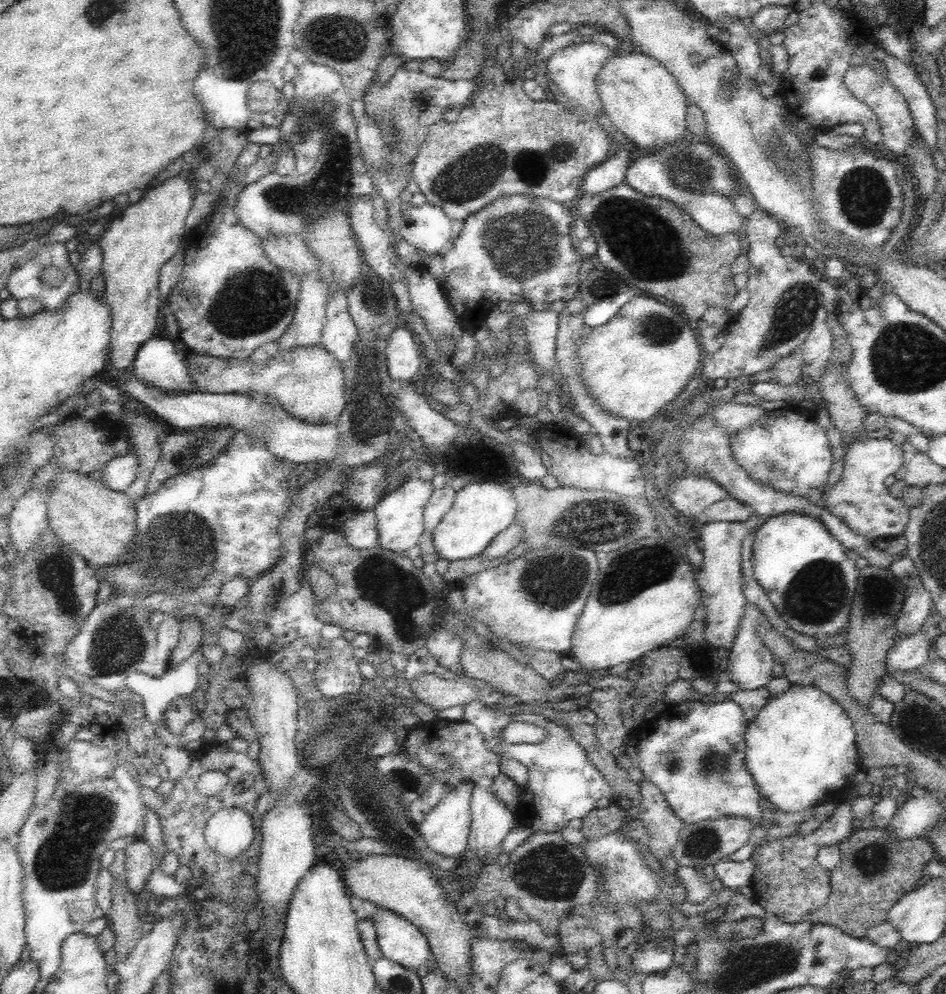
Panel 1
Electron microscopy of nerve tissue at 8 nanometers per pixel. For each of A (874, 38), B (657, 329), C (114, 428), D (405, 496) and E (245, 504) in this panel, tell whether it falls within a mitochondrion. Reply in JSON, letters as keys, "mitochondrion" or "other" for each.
{"A":"other","B":"mitochondrion","C":"other","D":"other","E":"other"}

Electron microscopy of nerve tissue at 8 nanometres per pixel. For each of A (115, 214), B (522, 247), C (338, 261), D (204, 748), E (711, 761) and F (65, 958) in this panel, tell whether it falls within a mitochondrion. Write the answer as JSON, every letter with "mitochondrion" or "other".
{"A":"other","B":"mitochondrion","C":"other","D":"other","E":"mitochondrion","F":"other"}

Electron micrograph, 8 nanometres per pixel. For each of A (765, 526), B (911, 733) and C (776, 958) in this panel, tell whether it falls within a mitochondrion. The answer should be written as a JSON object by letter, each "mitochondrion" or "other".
{"A":"other","B":"other","C":"mitochondrion"}

